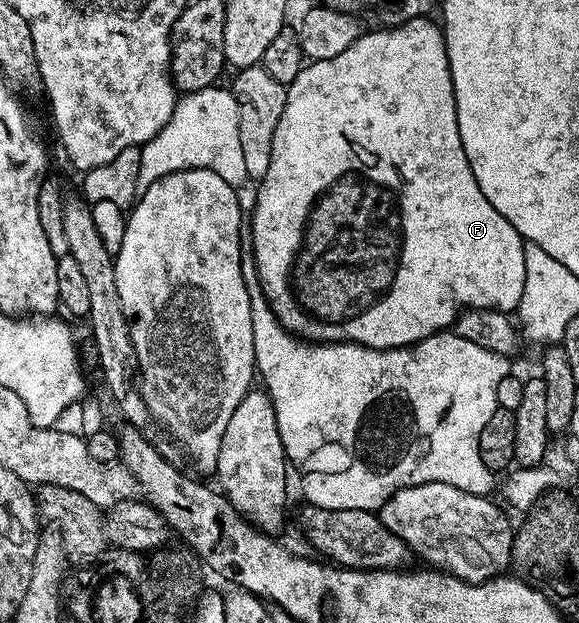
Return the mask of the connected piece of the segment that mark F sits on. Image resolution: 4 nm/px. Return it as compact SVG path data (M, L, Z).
M424 17L424 18L422 18L422 19L410 19L410 20L409 20L409 21L405 21L405 22L404 22L404 23L402 23L402 25L401 25L401 26L400 26L400 27L383 27L383 28L382 28L382 29L375 29L375 30L379 30L379 31L371 31L371 32L369 32L369 33L368 33L368 35L367 35L367 32L366 32L366 33L363 33L363 34L360 34L360 37L359 37L359 39L358 39L358 40L357 40L357 41L353 41L353 45L349 45L349 49L345 49L345 50L343 50L343 52L341 52L341 53L337 53L337 57L329 57L329 58L328 58L328 59L317 59L317 60L314 60L314 61L311 61L311 62L308 62L308 63L307 63L307 64L306 64L306 65L304 65L304 66L303 66L303 68L302 68L302 69L301 69L301 73L297 73L297 77L296 77L296 78L295 78L295 80L294 80L294 81L292 81L292 82L291 82L291 83L288 83L288 84L286 84L286 88L287 88L287 100L286 100L286 101L285 101L285 113L281 113L281 121L277 121L277 133L273 133L273 157L269 157L269 169L268 169L268 171L267 171L267 172L265 172L265 177L264 177L264 178L263 178L263 179L260 179L260 180L258 180L258 183L257 183L257 188L258 188L258 191L257 191L257 193L256 193L256 207L255 207L255 208L254 208L254 209L253 209L253 210L252 210L252 211L251 211L251 213L250 213L250 214L249 214L249 231L250 231L250 227L251 227L251 247L250 247L250 243L249 243L249 251L250 251L250 254L251 254L251 255L252 255L252 256L253 256L253 258L254 258L254 261L255 261L255 271L256 271L256 273L257 273L257 274L259 274L259 284L260 284L260 285L261 285L261 289L262 289L262 290L263 290L263 294L262 294L262 298L263 298L263 299L264 299L264 300L266 300L266 299L267 299L267 303L268 303L268 305L269 305L269 306L271 306L271 307L268 307L268 308L269 308L269 311L270 311L270 314L273 314L273 315L275 315L275 316L276 316L276 317L277 317L277 321L278 321L278 322L279 322L279 324L281 324L281 326L282 326L282 327L283 327L283 328L285 328L285 330L287 330L287 331L290 331L290 332L291 332L291 334L292 334L292 335L294 335L294 336L296 336L296 337L298 337L298 338L299 338L299 339L300 339L300 340L303 340L303 341L310 341L310 342L313 342L313 343L359 343L359 344L361 344L361 345L362 345L362 346L363 346L363 347L372 347L372 348L373 348L373 349L377 349L377 350L378 350L378 351L388 351L388 350L389 350L389 349L397 349L397 348L398 348L398 347L414 347L414 346L416 346L416 345L417 345L417 344L419 344L419 343L420 343L420 341L422 341L422 339L426 339L426 338L427 338L427 337L429 337L429 336L430 336L430 335L433 335L433 336L438 336L438 335L439 335L439 334L440 334L440 333L443 333L443 332L446 332L446 331L443 331L443 330L445 330L445 329L446 329L446 327L447 327L447 330L448 330L448 328L450 328L450 327L451 327L451 326L452 326L452 324L454 324L454 321L455 321L455 319L456 319L456 318L457 318L457 317L458 317L458 316L459 316L459 312L460 312L460 310L461 310L461 309L466 309L466 308L468 308L468 307L493 307L493 308L495 308L495 310L496 310L496 311L506 311L506 312L508 312L508 313L511 313L511 312L514 312L514 311L515 311L515 310L516 310L516 308L518 308L518 305L519 305L519 302L520 302L520 301L521 301L521 297L522 297L522 296L523 296L523 290L524 290L524 289L525 289L525 249L524 249L524 248L523 248L523 244L524 244L524 242L525 242L525 240L524 240L524 239L522 239L522 238L521 238L521 236L519 236L519 234L518 234L518 233L517 233L517 229L513 229L513 225L509 225L509 221L505 221L505 217L501 217L501 213L497 213L497 209L493 209L493 205L489 205L489 201L485 201L485 193L481 193L481 185L477 185L477 177L473 177L473 169L469 169L469 157L465 157L465 149L464 149L464 148L463 148L463 146L462 146L462 145L461 145L461 133L460 133L460 132L459 132L459 130L458 130L458 129L457 129L457 105L456 105L456 104L455 104L455 94L454 94L454 93L453 93L453 81L452 81L452 80L451 80L451 70L450 70L450 69L449 69L449 57L448 57L448 56L447 56L447 50L446 50L446 49L445 49L445 37L444 37L444 36L443 36L443 29L442 29L442 26L440 26L440 24L439 24L439 23L438 23L438 22L436 22L436 20L435 20L435 23L434 23L434 21L433 21L433 20L434 20L434 18L431 18L431 17Z

